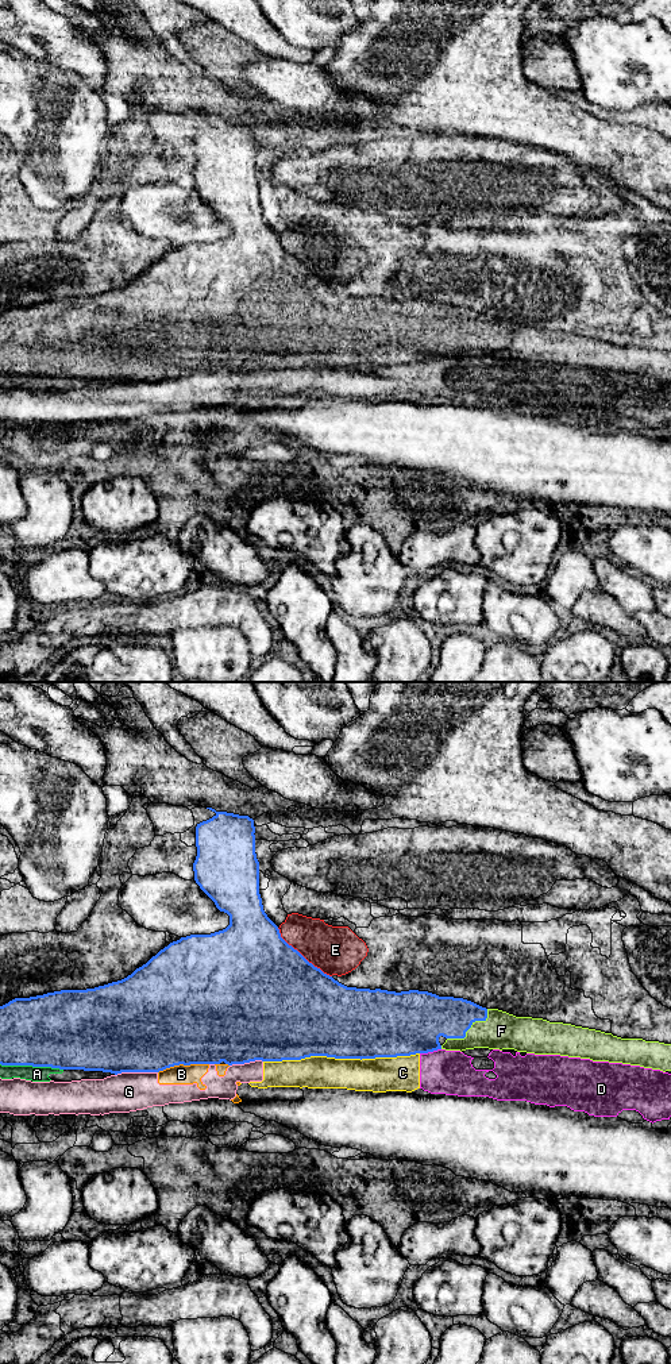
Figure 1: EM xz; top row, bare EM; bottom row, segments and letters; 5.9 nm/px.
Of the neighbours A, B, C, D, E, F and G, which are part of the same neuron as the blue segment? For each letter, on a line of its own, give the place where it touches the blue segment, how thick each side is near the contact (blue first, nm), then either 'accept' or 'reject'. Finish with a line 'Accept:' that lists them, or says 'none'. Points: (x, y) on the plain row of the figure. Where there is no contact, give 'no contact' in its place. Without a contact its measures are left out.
A: meets blue in xz at (31, 373); 440 nm thick on the blue side, 100 nm on the other; accept
B: meets blue in xz at (182, 372); 500 nm thick on the blue side, 120 nm on the other; reject
C: meets blue in xz at (340, 366); 440 nm thick on the blue side, 200 nm on the other; reject
D: meets blue in xz at (430, 359); 380 nm thick on the blue side, 260 nm on the other; reject
E: meets blue in xz at (301, 264); 500 nm thick on the blue side, 280 nm on the other; reject
F: meets blue in xz at (470, 335); 260 nm thick on the blue side, 220 nm on the other; accept
G: meets blue in xz at (135, 380); 500 nm thick on the blue side, 240 nm on the other; reject
Accept: A, F

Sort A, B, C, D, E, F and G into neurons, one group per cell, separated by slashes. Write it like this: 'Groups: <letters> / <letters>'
Groups: A F / B C D G / E

